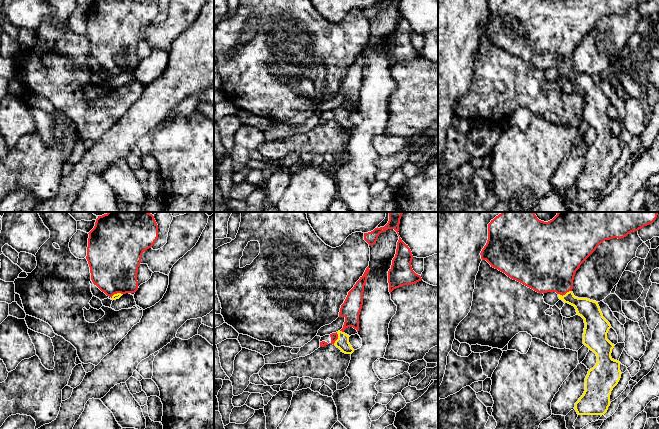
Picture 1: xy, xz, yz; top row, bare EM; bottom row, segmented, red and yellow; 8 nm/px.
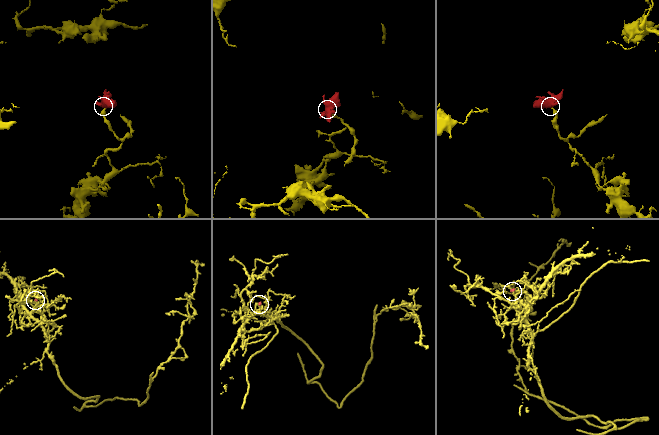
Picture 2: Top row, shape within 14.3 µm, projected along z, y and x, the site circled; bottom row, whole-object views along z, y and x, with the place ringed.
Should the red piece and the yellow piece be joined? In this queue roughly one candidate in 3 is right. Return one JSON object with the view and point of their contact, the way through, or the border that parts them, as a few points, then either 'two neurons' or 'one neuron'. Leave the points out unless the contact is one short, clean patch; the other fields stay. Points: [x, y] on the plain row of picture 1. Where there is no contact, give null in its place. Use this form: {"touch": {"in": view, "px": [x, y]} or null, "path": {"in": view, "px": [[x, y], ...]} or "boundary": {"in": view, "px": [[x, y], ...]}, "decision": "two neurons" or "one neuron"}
{"touch": {"in": "yz", "px": [564, 70]}, "path": {"in": "yz", "px": [[551, 42], [563, 61], [564, 70], [589, 86]]}, "decision": "one neuron"}

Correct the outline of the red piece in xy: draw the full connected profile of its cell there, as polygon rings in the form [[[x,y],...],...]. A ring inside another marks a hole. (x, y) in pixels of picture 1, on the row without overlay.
[[[95,0],[88,9],[87,32],[91,56],[113,76],[138,66],[137,49],[144,27],[158,14],[157,0]]]

